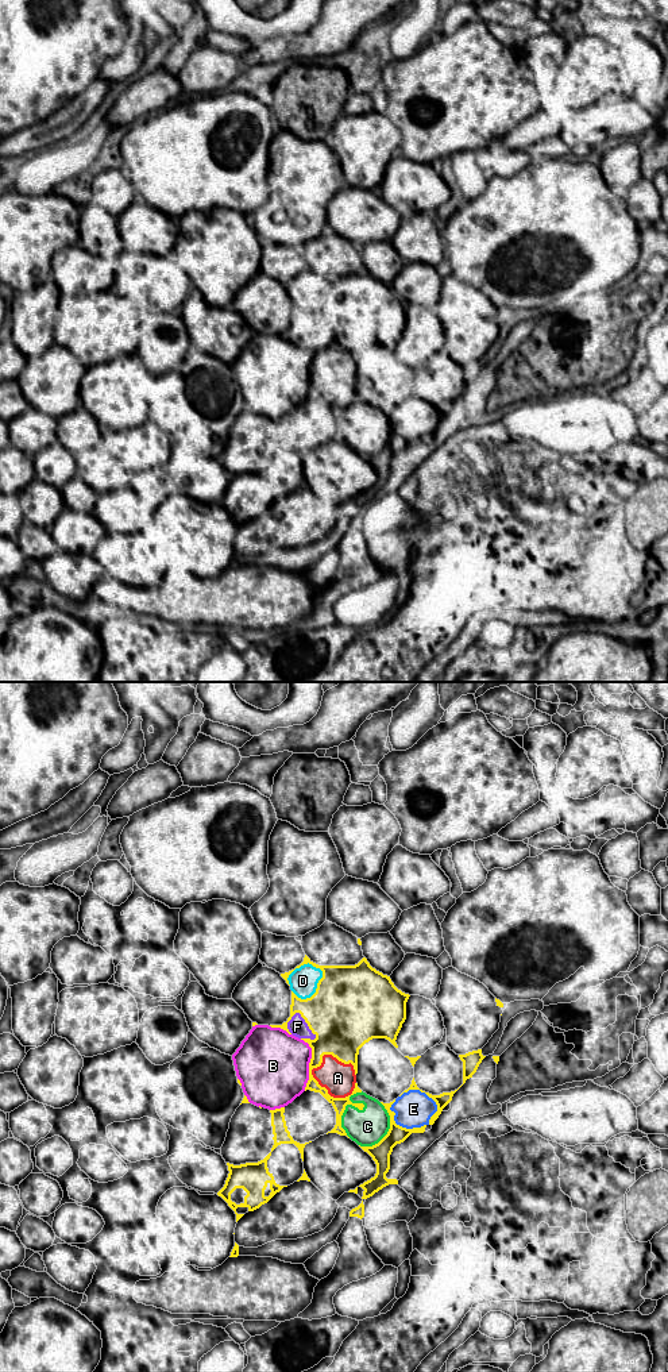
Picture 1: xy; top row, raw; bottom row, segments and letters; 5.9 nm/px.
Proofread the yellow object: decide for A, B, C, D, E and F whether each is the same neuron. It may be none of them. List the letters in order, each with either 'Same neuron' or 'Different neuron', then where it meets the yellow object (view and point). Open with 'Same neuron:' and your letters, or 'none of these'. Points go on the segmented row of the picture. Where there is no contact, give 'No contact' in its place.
Same neuron: none of these
A: Different neuron. Touches yellow at xy (317, 1083)
B: Different neuron. Touches yellow at xy (309, 1063)
C: Different neuron. Touches yellow at xy (344, 1109)
D: Different neuron. Touches yellow at xy (319, 982)
E: Different neuron. Touches yellow at xy (428, 1095)
F: Different neuron. Touches yellow at xy (304, 1018)

